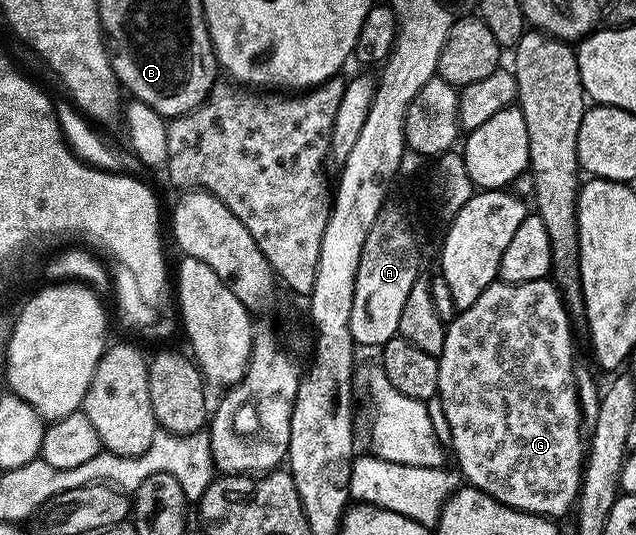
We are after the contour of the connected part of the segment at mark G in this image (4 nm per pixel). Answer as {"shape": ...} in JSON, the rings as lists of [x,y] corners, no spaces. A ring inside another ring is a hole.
{"shape":[[[553,279],[537,280],[536,282],[520,282],[519,284],[507,284],[495,282],[472,302],[472,306],[461,309],[454,319],[446,326],[444,338],[444,350],[437,356],[440,366],[440,382],[438,383],[437,400],[444,406],[444,418],[448,418],[448,430],[450,431],[449,447],[452,456],[458,459],[457,471],[463,477],[466,476],[473,487],[487,492],[492,498],[496,498],[501,504],[509,508],[518,508],[522,512],[532,512],[547,518],[559,518],[566,511],[575,507],[578,499],[578,490],[582,485],[582,469],[584,467],[584,421],[582,408],[578,405],[578,387],[574,381],[574,334],[570,330],[572,317],[566,311],[566,303],[562,301],[562,294]]]}

